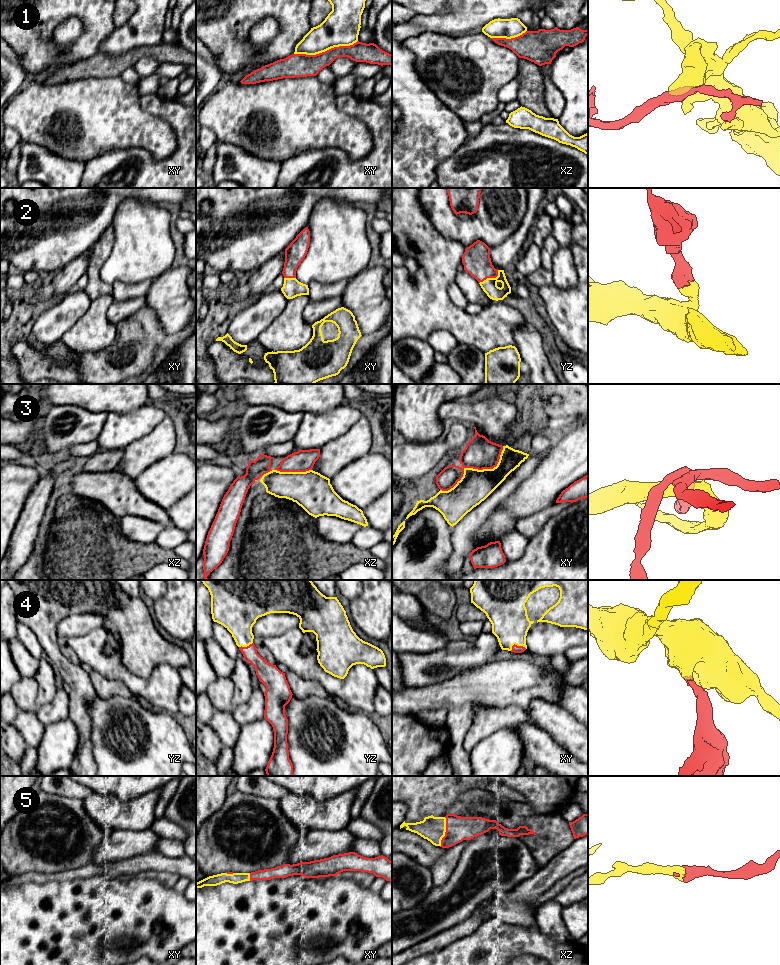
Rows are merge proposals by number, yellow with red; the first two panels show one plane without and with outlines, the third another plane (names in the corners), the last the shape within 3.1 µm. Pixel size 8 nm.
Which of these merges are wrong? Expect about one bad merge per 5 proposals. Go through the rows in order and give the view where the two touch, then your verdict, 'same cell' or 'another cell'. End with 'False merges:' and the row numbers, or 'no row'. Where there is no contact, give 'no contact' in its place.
1: xy | another cell
2: yz | same cell
3: xy | same cell
4: xy | same cell
5: xz | same cell
False merges: 1

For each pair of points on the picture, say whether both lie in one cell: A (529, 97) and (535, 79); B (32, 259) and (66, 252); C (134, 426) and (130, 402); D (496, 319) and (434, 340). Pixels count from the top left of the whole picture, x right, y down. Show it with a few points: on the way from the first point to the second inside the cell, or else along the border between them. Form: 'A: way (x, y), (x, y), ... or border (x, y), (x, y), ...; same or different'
A: way (531, 93), (531, 83); same
B: way (40, 252), (58, 252); same
C: border (145, 404), (123, 413), (108, 413); different
D: border (428, 335), (433, 331), (447, 330), (458, 341); different

